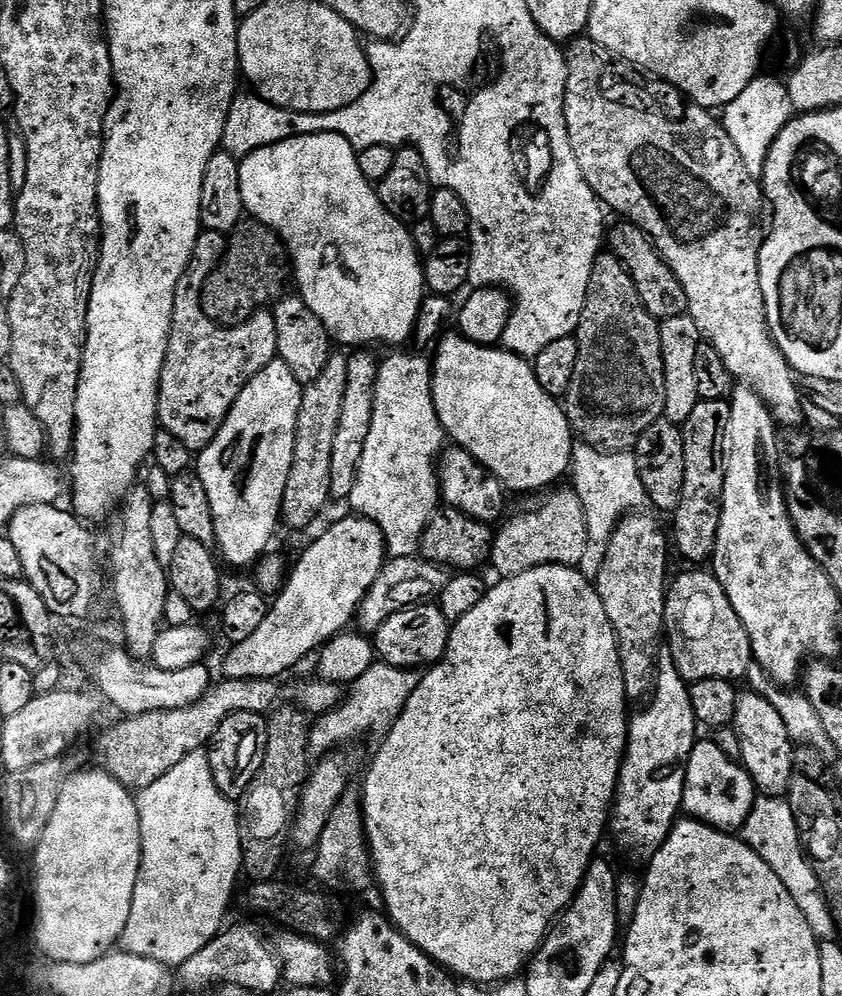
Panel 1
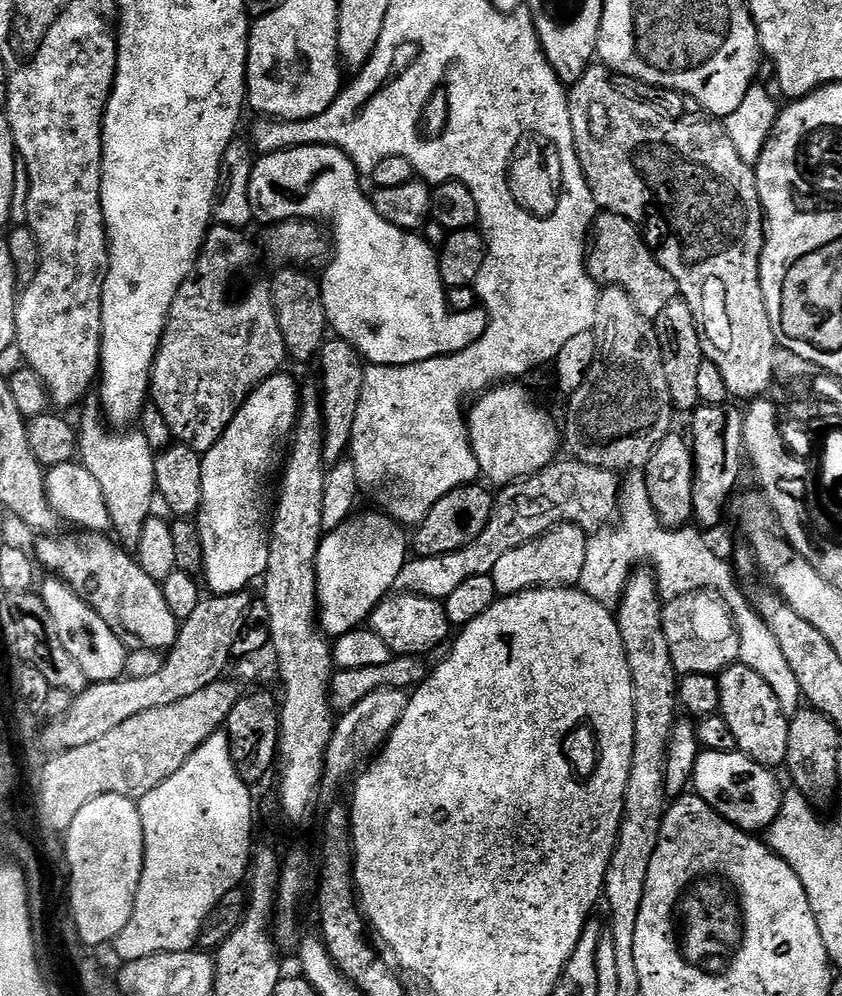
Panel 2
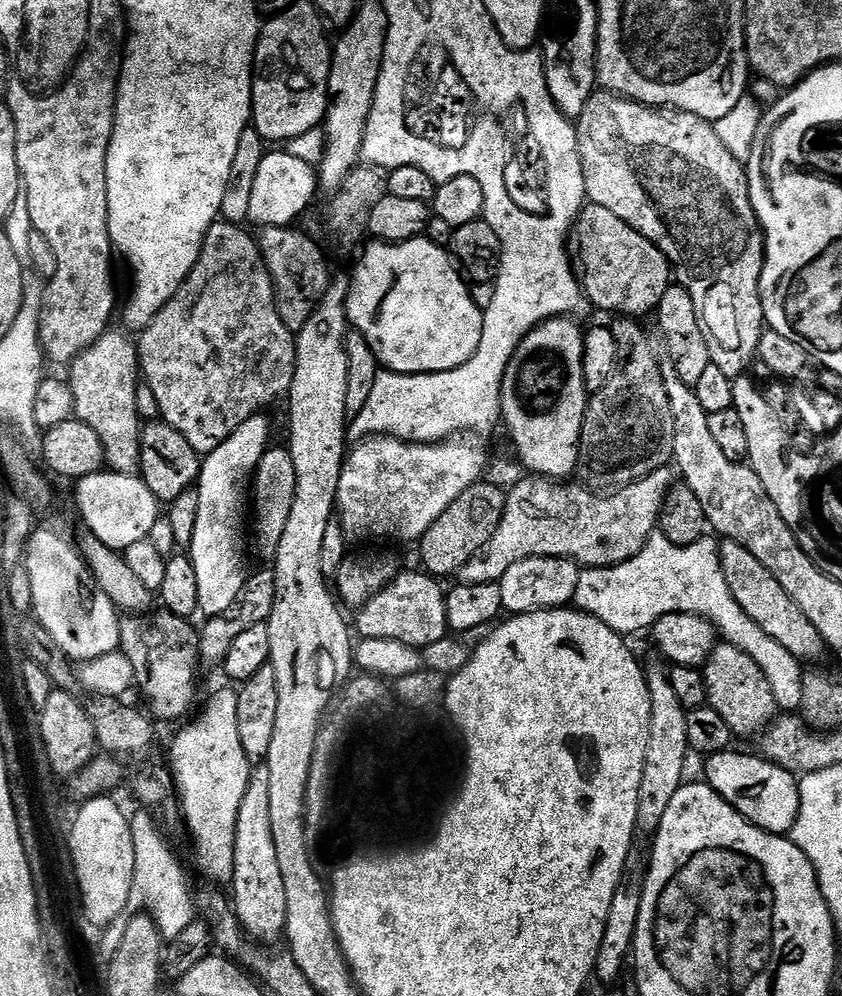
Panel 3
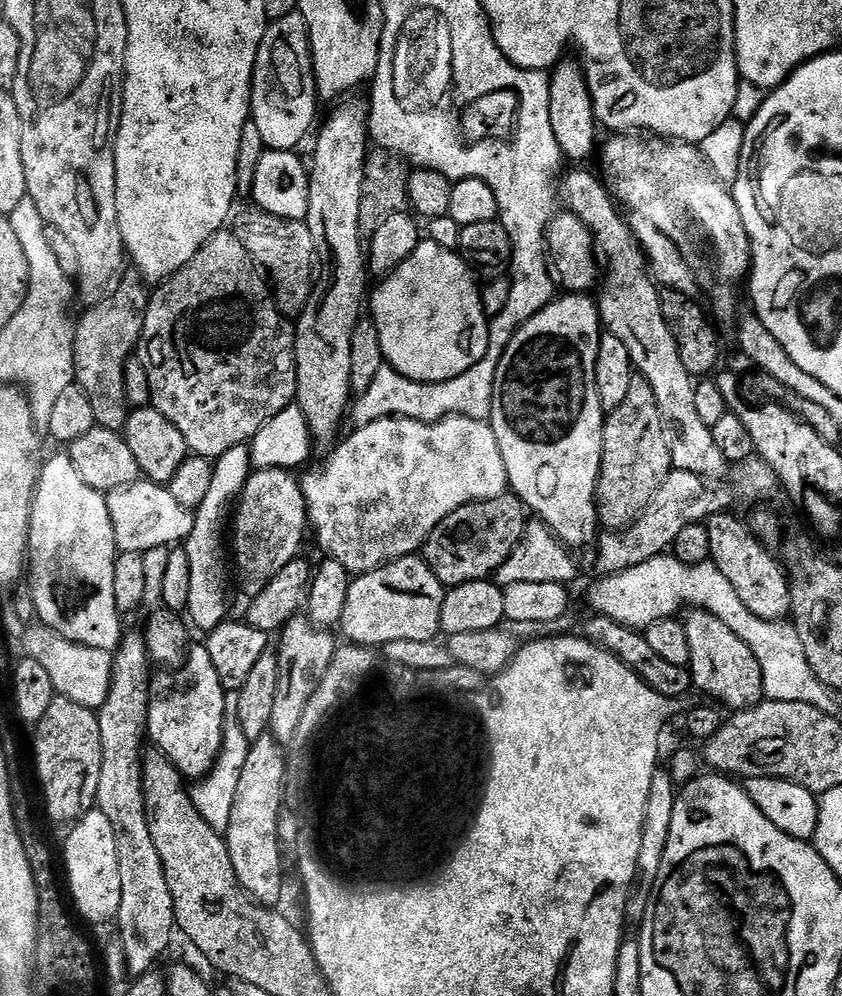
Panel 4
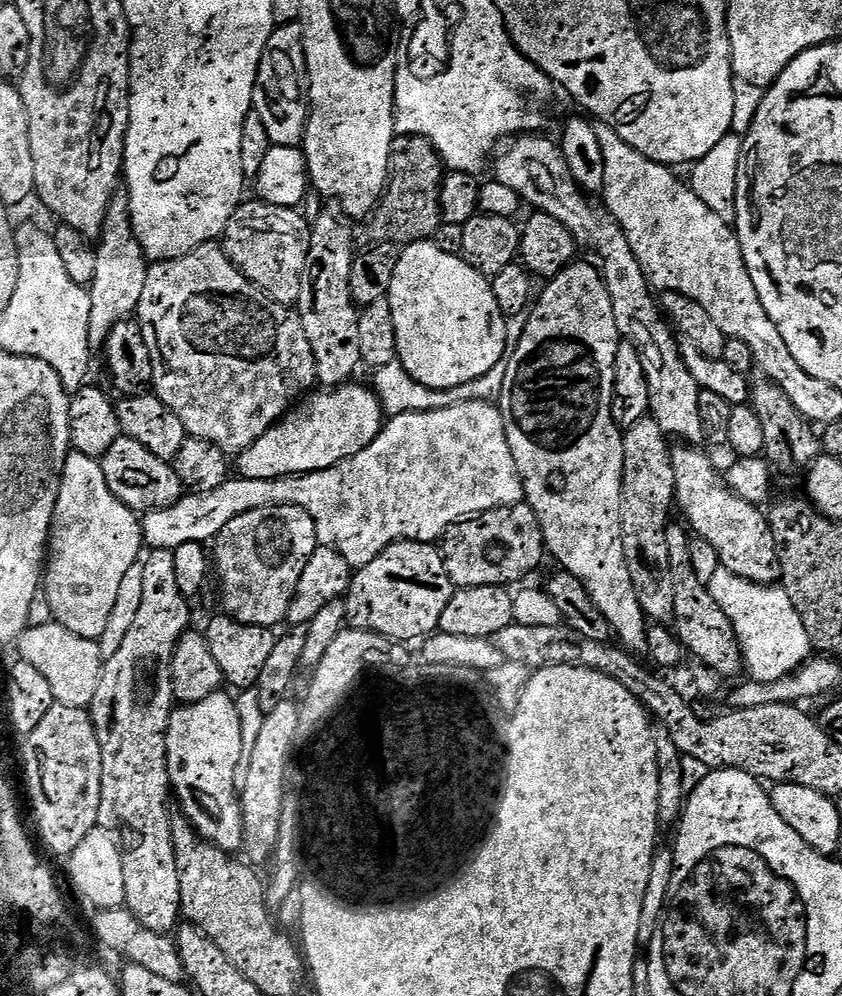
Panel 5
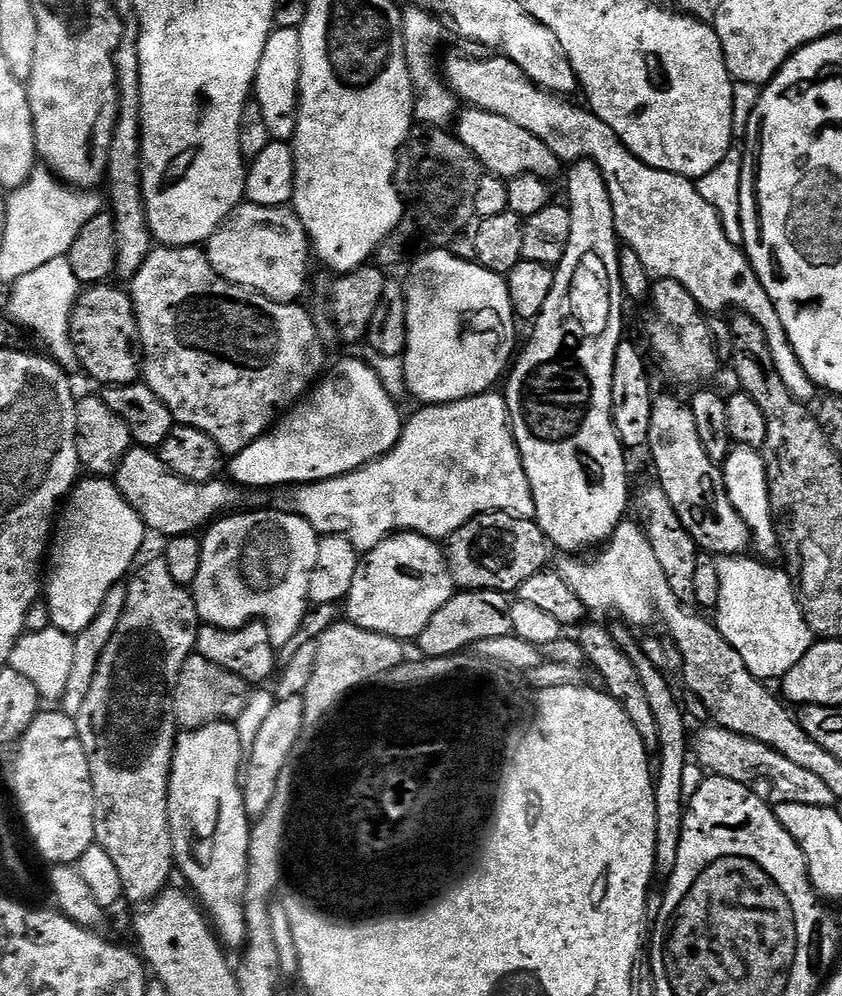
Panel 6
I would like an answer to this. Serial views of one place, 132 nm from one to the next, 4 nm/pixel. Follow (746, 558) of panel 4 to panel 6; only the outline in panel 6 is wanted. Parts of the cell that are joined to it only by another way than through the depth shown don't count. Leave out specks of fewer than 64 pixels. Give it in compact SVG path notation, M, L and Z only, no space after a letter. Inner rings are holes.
M660 395L653 399L646 448L652 451L655 479L662 490L666 490L666 498L670 498L678 518L682 518L682 526L690 530L690 538L694 538L696 547L716 558L747 553L750 548L748 527L730 502L721 465L715 464L710 454L702 450L698 426L687 399Z

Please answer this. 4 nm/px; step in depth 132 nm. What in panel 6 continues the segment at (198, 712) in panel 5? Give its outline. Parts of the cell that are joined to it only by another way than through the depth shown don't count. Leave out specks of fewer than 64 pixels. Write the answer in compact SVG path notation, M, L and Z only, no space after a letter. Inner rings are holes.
M219 720L201 728L181 731L176 738L176 748L172 751L172 773L168 779L168 825L175 867L179 875L181 872L188 879L187 887L206 913L221 945L228 950L243 949L247 938L243 899L246 898L248 843L251 836L242 787L246 740L240 737L236 727L235 723Z

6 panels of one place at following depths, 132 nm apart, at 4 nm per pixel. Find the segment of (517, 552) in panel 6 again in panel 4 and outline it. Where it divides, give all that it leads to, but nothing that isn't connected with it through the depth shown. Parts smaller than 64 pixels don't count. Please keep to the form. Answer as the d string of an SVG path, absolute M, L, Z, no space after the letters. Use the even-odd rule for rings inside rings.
M515 494L479 500L449 512L422 545L422 558L445 589L457 588L466 582L487 580L510 558L524 533L526 509Z

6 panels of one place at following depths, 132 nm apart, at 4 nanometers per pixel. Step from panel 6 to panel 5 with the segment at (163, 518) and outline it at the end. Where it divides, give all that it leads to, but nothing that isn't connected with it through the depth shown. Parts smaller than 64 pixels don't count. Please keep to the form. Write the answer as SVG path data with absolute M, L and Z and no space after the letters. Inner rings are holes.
M121 435L120 439L114 442L114 446L110 446L110 450L106 450L106 454L99 457L98 461L99 475L104 476L103 487L108 495L121 500L126 507L137 514L147 514L157 509L168 508L182 495L182 485L176 479L171 463L150 454L129 436Z

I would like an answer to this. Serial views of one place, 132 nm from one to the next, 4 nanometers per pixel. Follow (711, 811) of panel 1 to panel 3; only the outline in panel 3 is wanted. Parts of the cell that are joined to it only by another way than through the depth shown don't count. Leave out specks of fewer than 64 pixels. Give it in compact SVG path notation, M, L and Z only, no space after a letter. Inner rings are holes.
M737 750L719 752L707 757L703 779L724 801L738 810L754 826L776 836L791 833L798 818L800 785L791 772L769 763L758 754L743 756Z

